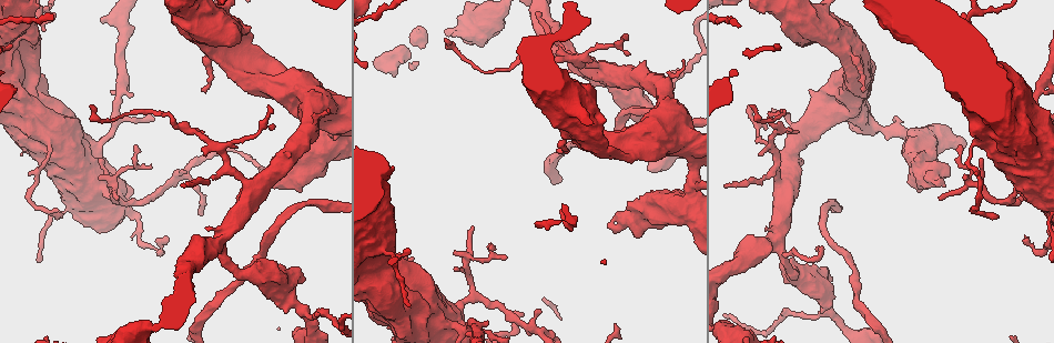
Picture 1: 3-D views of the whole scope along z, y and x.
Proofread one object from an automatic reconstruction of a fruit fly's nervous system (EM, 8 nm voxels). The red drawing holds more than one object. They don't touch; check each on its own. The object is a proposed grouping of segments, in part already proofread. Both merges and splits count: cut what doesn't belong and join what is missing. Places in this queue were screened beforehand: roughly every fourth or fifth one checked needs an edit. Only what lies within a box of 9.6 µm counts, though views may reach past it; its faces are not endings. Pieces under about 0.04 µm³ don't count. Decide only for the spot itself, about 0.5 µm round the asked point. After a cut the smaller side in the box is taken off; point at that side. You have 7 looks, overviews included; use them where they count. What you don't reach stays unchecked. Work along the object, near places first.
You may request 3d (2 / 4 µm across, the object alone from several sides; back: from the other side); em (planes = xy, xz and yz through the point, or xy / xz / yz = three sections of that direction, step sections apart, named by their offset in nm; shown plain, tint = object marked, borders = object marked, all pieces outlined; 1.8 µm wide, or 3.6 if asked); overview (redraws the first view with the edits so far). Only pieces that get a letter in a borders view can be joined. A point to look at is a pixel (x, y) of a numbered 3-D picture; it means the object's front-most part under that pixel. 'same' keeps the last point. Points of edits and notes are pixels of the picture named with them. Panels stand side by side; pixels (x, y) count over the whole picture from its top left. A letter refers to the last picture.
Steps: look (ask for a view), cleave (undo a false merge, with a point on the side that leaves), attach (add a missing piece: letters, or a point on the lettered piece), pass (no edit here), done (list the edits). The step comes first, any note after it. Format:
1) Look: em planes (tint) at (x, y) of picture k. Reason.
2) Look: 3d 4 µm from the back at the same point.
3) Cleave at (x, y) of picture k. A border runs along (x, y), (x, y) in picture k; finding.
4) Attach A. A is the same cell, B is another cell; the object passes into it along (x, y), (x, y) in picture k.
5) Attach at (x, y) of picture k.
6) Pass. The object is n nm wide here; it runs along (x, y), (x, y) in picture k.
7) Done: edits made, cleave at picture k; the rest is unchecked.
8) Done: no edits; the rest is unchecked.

Look: 3d 4 µm at (494, 15) of picture 1. Sudden change in width.

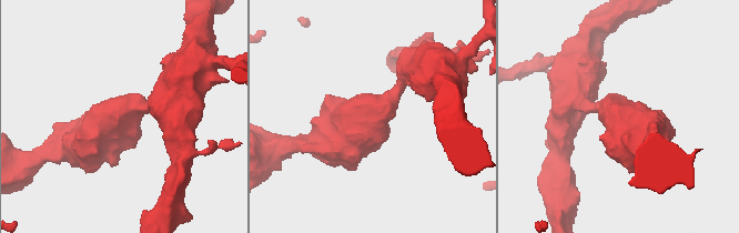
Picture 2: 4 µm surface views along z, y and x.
Look: em 3.6 µm xz step 4 (borders) at (125, 113) of picture 2. Shape alone is not enough.

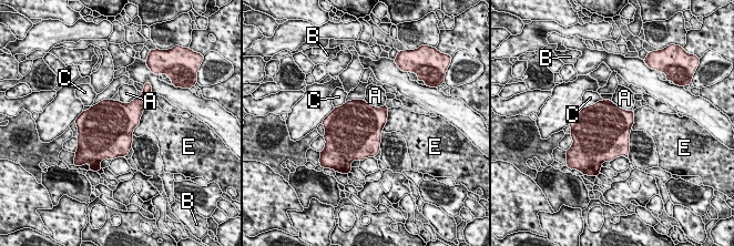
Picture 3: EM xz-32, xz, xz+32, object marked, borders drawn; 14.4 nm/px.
Pass. A, B, C and E are other cells; a border runs along (611, 100), (625, 110), (632, 110) in picture 3; all the same neuron.

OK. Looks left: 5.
Look: em xz step 8 (borders) at (611, 224) of picture 1. Thick end.

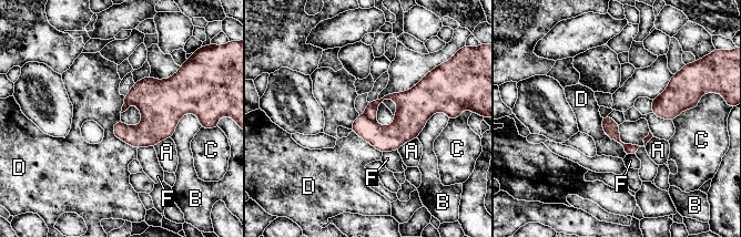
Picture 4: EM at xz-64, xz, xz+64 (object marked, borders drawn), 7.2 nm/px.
Pass. A, B, C, D and F are other cells; a border runs along (601, 117), (604, 132), (627, 154) in picture 4; none of them fits.

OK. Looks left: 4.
Look: em xz step 4 (borders) at (836, 323) of picture 1. Thin arm on a thick one.

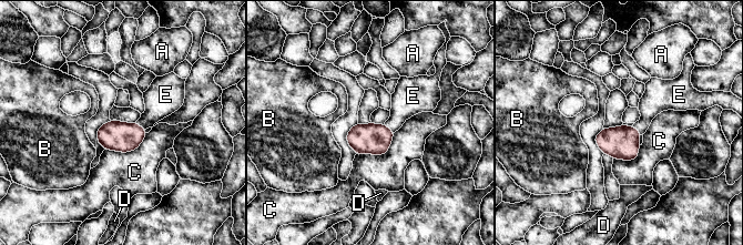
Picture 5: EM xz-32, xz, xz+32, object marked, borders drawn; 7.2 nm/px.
Attach E. E is the same cell, A, B, C and D are other cells; the object passes into it along (364, 139), (389, 129), (408, 100) in picture 5; the neuron continues.

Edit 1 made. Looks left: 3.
Done: edits made, attach at picture 5; the rest is unchecked.

